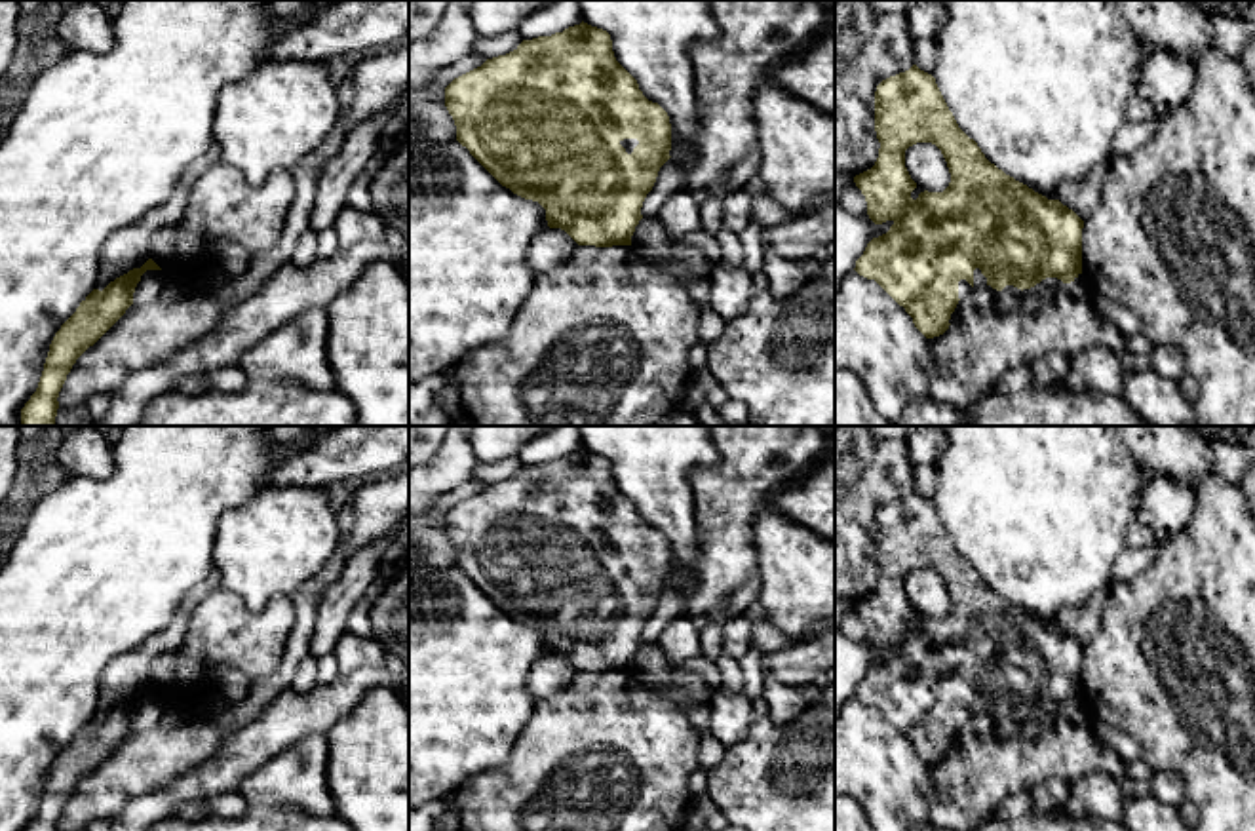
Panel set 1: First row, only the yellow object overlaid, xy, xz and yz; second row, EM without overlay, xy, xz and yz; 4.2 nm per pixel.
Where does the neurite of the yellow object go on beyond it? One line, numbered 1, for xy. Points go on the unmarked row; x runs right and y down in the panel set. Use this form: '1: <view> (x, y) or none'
1: none

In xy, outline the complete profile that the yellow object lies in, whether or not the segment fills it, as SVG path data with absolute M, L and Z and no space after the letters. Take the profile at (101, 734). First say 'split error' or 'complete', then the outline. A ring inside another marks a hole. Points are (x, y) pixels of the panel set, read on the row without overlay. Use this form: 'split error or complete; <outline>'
complete; M148 685L141 694L133 694L127 700L110 707L103 717L93 715L76 734L76 738L61 751L55 759L49 778L44 789L44 797L36 818L25 831L59 831L57 823L70 799L76 785L93 772L133 730L133 719L141 702L146 696L162 696L152 685Z

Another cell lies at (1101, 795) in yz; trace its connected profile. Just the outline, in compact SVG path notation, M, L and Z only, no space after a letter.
M1093 772L1078 780L1071 793L1076 795L1090 818L1122 821L1124 795L1120 783L1105 776L1103 772Z

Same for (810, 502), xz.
M835 451L795 485L780 485L766 498L787 519L835 540Z

